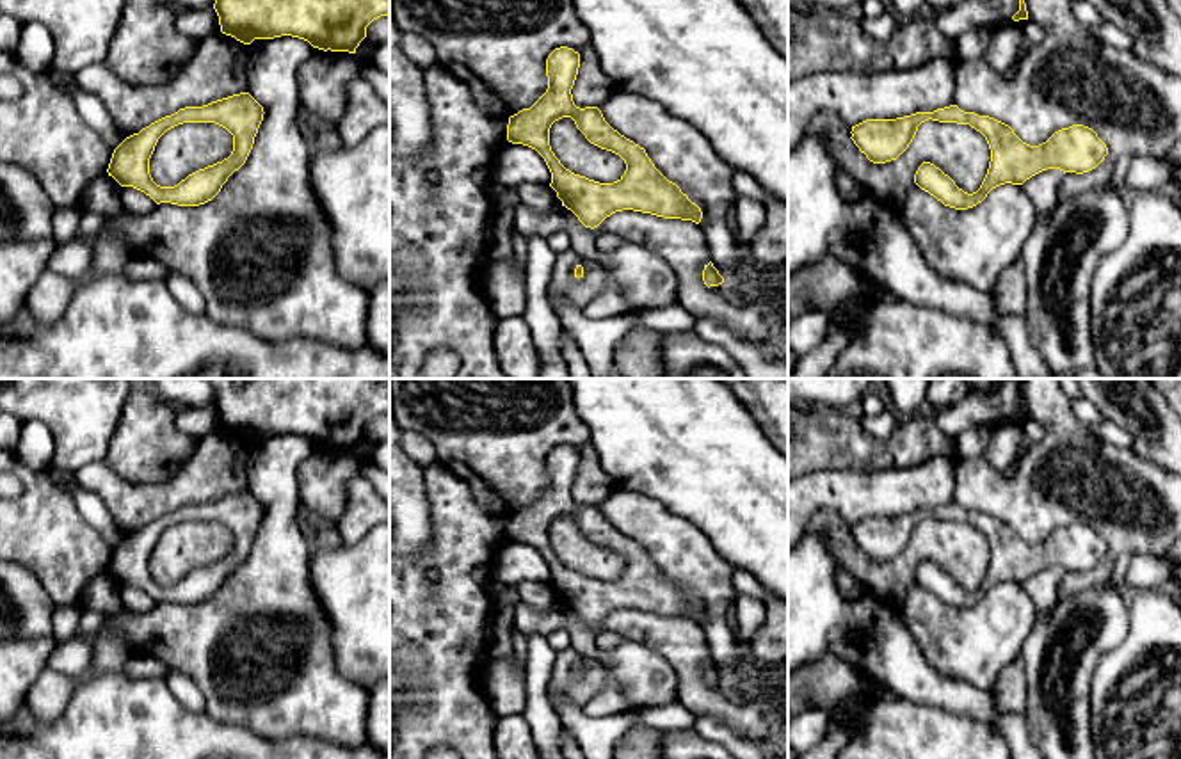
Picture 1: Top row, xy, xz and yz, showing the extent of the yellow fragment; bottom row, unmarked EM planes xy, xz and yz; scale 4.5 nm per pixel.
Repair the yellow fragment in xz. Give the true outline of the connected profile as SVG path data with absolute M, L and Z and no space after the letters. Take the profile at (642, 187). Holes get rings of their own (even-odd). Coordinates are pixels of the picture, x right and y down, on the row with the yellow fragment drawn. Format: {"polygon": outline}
{"polygon": "M560 46L548 55L548 89L530 108L509 117L507 140L528 146L544 158L551 172L550 187L585 228L594 229L623 210L699 224L701 208L655 167L644 148L614 130L598 107L574 105L571 89L578 68L580 53L573 48ZM562 117L571 117L590 144L624 160L626 171L617 181L599 183L560 164L550 146L550 128Z"}

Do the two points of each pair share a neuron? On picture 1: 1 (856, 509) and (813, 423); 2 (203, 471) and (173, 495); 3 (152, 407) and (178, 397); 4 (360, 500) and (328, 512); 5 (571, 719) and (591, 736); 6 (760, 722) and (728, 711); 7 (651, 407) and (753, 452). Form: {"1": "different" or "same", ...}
{"1": "different", "2": "same", "3": "different", "4": "different", "5": "same", "6": "same", "7": "same"}

